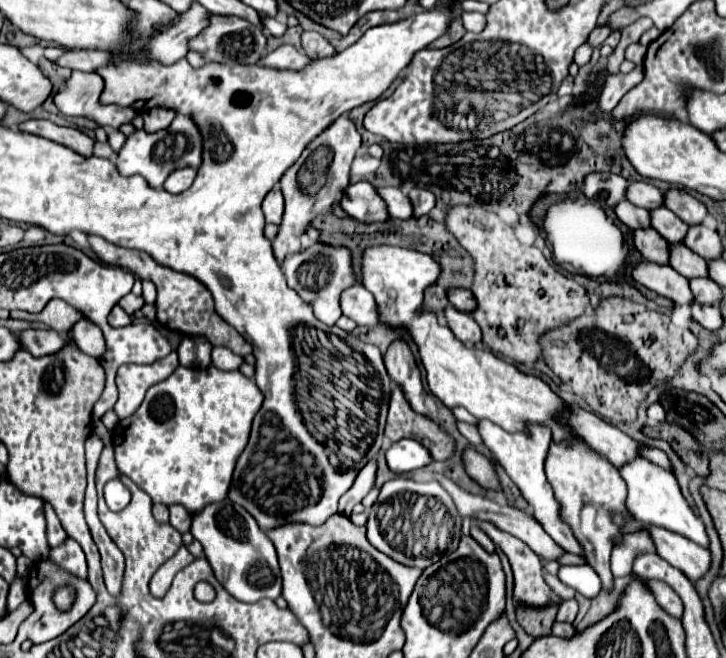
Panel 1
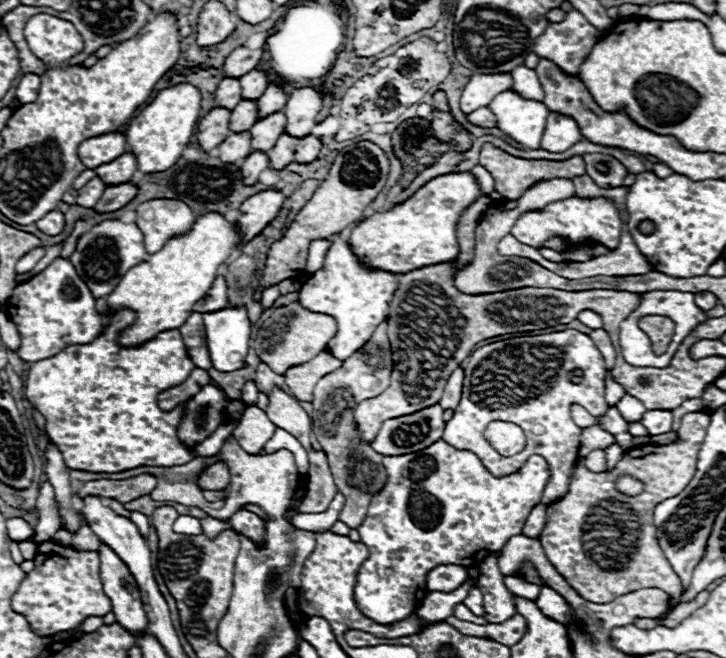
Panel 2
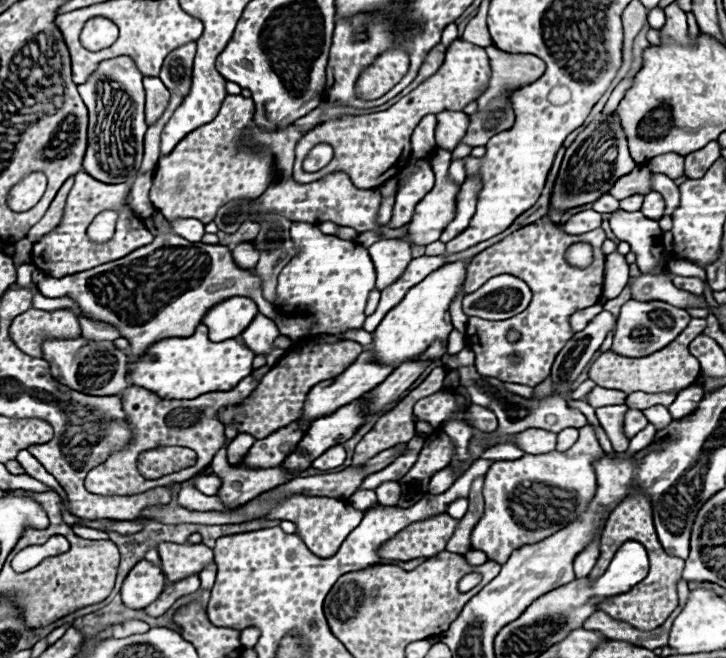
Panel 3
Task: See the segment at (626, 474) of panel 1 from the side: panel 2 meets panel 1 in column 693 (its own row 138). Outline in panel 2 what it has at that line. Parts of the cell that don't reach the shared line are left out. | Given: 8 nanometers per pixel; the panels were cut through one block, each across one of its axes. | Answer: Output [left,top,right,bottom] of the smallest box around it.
[488,92,548,148]

